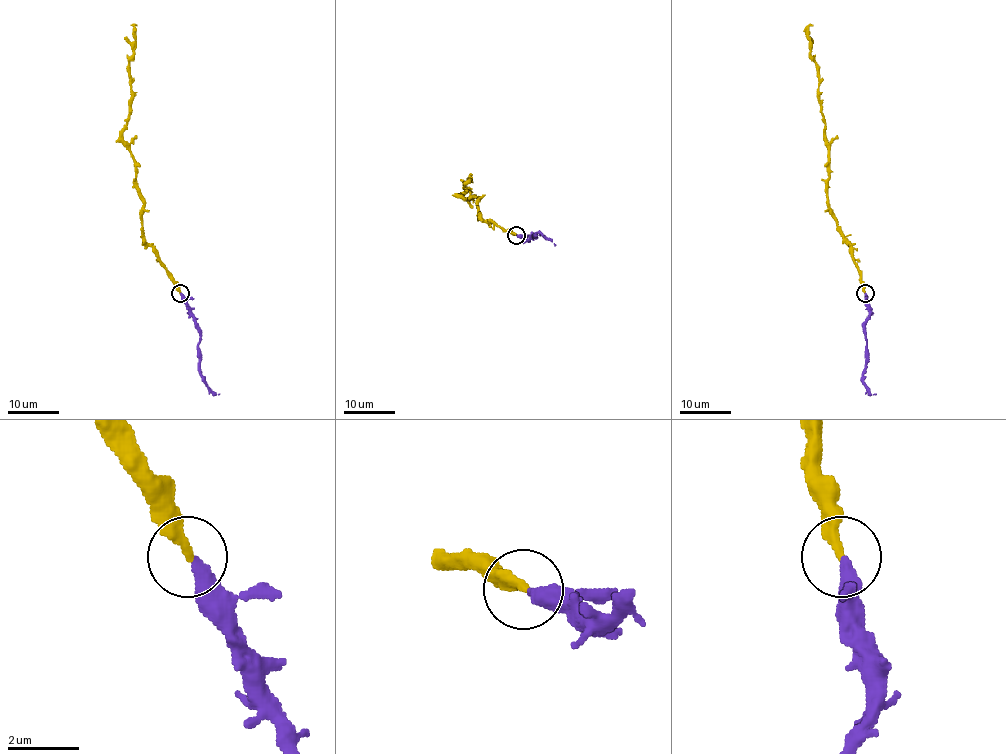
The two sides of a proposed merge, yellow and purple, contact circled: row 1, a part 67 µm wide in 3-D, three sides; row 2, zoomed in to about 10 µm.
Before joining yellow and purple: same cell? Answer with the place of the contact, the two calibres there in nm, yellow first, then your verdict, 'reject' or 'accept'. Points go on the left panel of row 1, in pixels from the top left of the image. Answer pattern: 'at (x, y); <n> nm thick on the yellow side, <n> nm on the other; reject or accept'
at (180, 293); 300 nm thick on the yellow side, 360 nm on the other; accept

